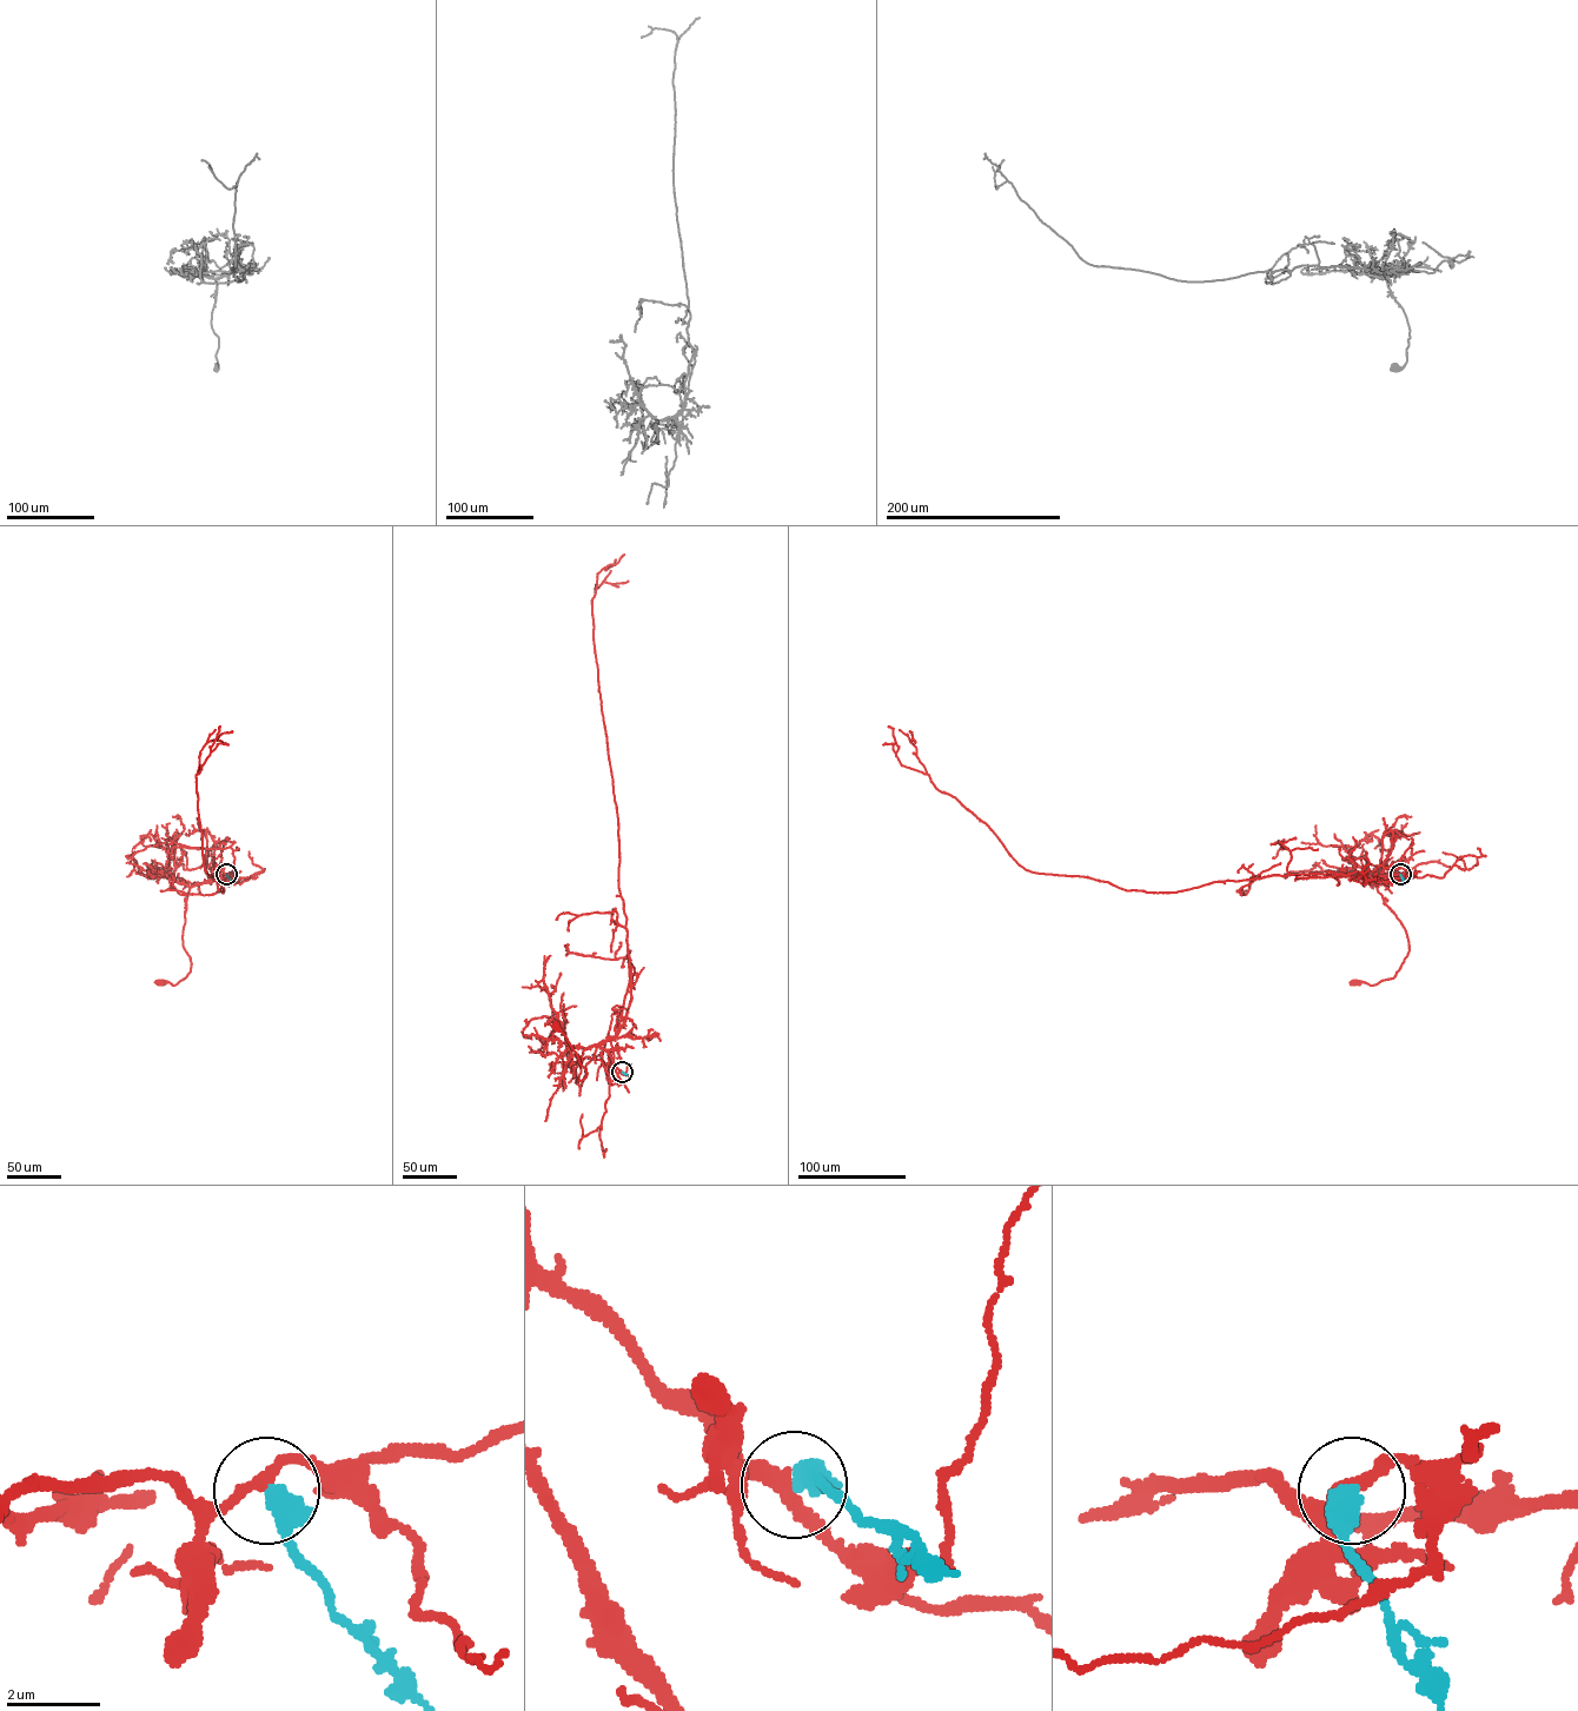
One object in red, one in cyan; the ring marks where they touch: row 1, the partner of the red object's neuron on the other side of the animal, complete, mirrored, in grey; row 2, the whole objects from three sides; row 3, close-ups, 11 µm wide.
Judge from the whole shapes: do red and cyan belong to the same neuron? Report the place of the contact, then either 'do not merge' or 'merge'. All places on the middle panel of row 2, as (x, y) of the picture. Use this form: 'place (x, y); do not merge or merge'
place (622, 1072); merge

